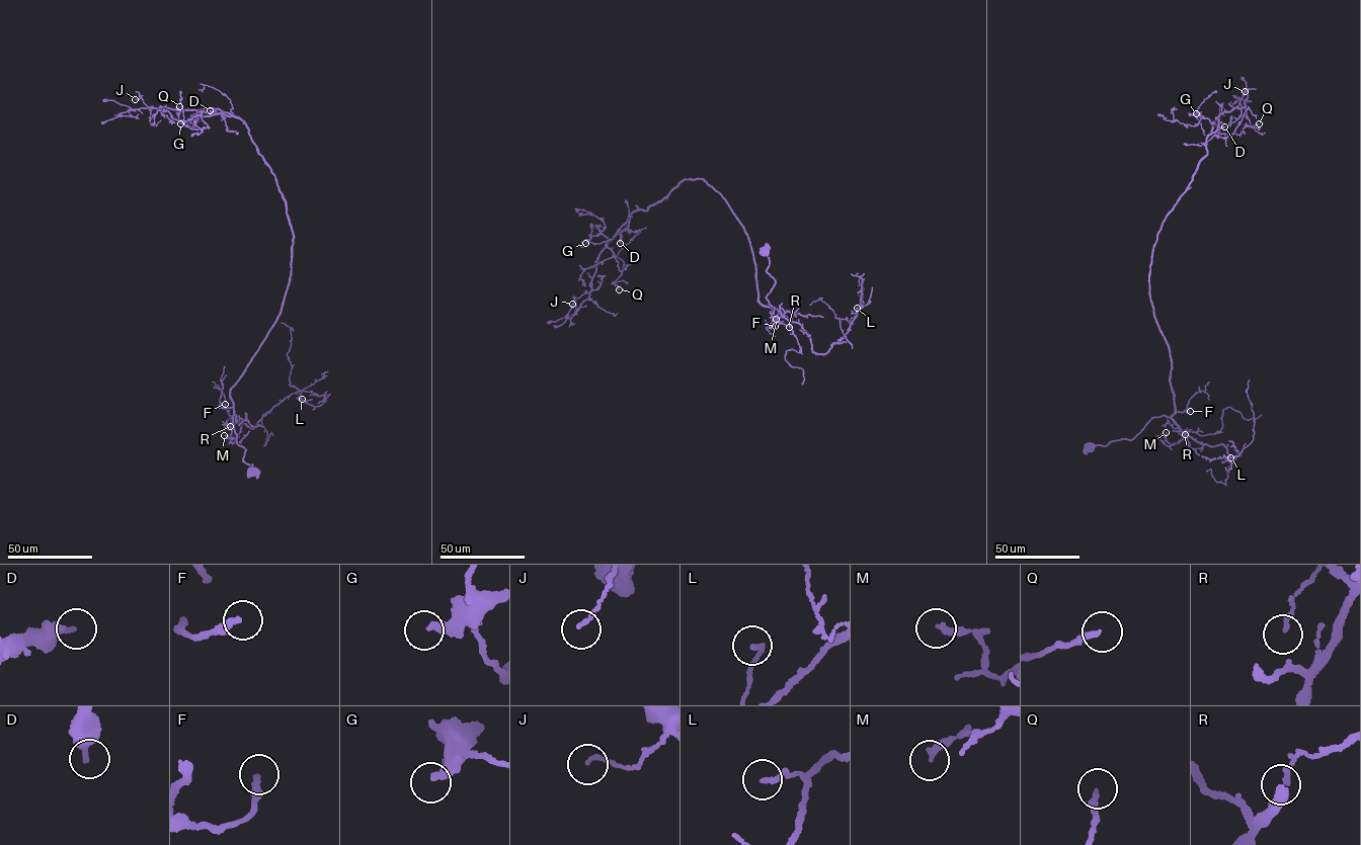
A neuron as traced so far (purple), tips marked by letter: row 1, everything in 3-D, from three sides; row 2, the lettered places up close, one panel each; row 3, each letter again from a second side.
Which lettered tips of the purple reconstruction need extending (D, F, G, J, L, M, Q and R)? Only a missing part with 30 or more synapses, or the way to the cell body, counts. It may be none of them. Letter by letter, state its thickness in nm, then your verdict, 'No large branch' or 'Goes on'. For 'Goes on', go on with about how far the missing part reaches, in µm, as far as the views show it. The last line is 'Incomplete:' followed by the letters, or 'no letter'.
D: Thickness 360 nm. No large branch
F: Thickness 280 nm. No large branch
G: Thickness 300 nm. No large branch
J: Thickness 130 nm. No large branch
L: Thickness 190 nm. No large branch
M: Thickness 260 nm. No large branch
Q: Thickness 220 nm. No large branch
R: Thickness 150 nm. No large branch
Incomplete: no letter

